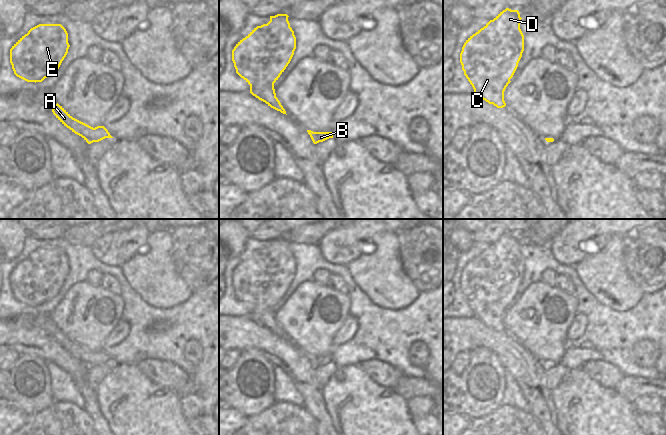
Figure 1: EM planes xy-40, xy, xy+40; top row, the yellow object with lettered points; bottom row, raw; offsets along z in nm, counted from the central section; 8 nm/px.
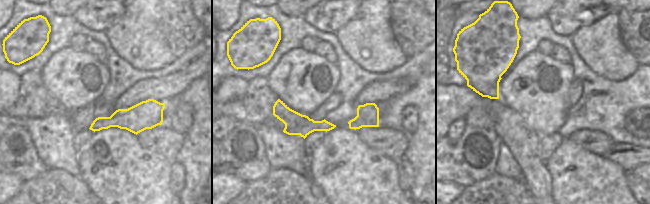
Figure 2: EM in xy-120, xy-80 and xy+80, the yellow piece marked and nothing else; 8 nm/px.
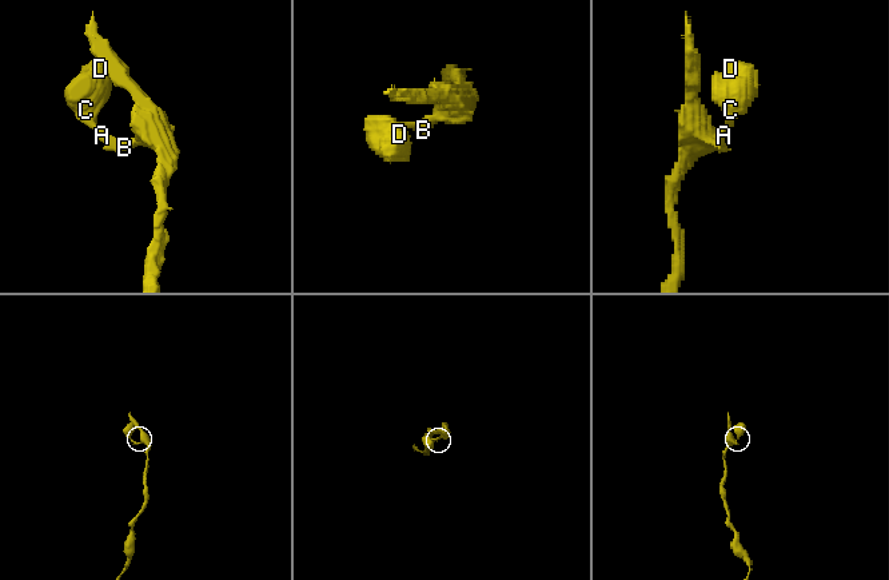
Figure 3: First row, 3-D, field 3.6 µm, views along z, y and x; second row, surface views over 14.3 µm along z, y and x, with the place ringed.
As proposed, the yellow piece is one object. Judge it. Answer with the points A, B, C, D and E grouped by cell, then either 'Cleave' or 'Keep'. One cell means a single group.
Groups: A B C D E. Keep.

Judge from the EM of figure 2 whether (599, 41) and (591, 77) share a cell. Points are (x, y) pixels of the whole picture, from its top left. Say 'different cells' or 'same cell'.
different cells

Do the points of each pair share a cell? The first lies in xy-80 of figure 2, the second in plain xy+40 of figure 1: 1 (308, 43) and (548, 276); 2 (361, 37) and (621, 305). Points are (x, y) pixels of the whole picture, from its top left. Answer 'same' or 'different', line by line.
1: same
2: same

